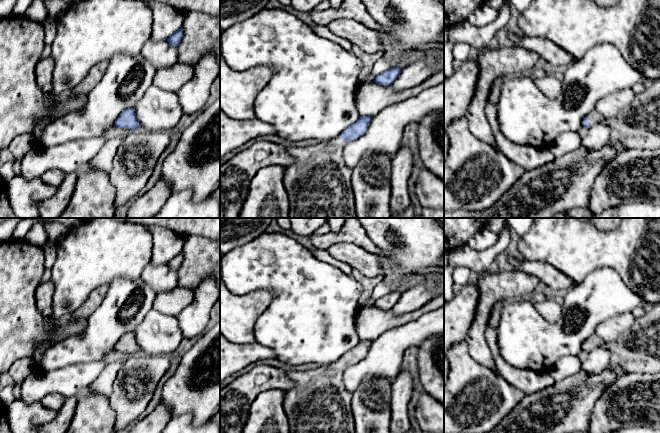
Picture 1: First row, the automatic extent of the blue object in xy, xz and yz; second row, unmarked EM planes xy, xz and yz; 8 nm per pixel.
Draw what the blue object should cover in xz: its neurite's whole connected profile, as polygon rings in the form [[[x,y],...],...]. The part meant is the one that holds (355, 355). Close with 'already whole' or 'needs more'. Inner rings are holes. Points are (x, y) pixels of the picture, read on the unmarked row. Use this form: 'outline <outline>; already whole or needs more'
outline [[[371,340],[360,341],[340,360],[328,367],[287,372],[287,376],[294,384],[292,388],[285,390],[283,402],[290,433],[355,433],[351,409],[352,393],[344,387],[343,372],[346,367],[365,358],[371,343]]]; needs more

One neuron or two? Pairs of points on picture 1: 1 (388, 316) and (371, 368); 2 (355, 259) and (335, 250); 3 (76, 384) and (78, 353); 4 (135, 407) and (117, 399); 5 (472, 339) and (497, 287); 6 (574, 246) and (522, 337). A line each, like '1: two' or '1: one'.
1: two
2: one
3: two
4: one
5: one
6: two

